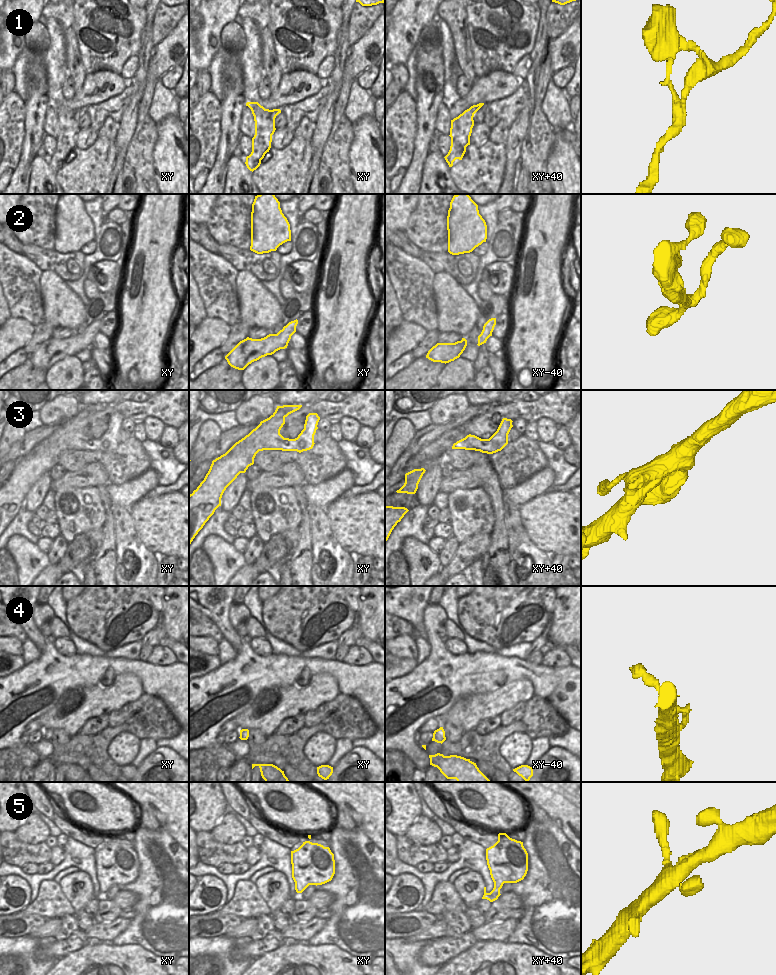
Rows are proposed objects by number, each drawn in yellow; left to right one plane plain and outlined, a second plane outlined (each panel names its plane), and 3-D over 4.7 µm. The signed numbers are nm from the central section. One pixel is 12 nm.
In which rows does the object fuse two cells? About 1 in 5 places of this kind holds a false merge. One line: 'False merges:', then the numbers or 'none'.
False merges: none.

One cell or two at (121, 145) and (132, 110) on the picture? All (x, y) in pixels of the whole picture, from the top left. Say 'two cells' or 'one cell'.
one cell

